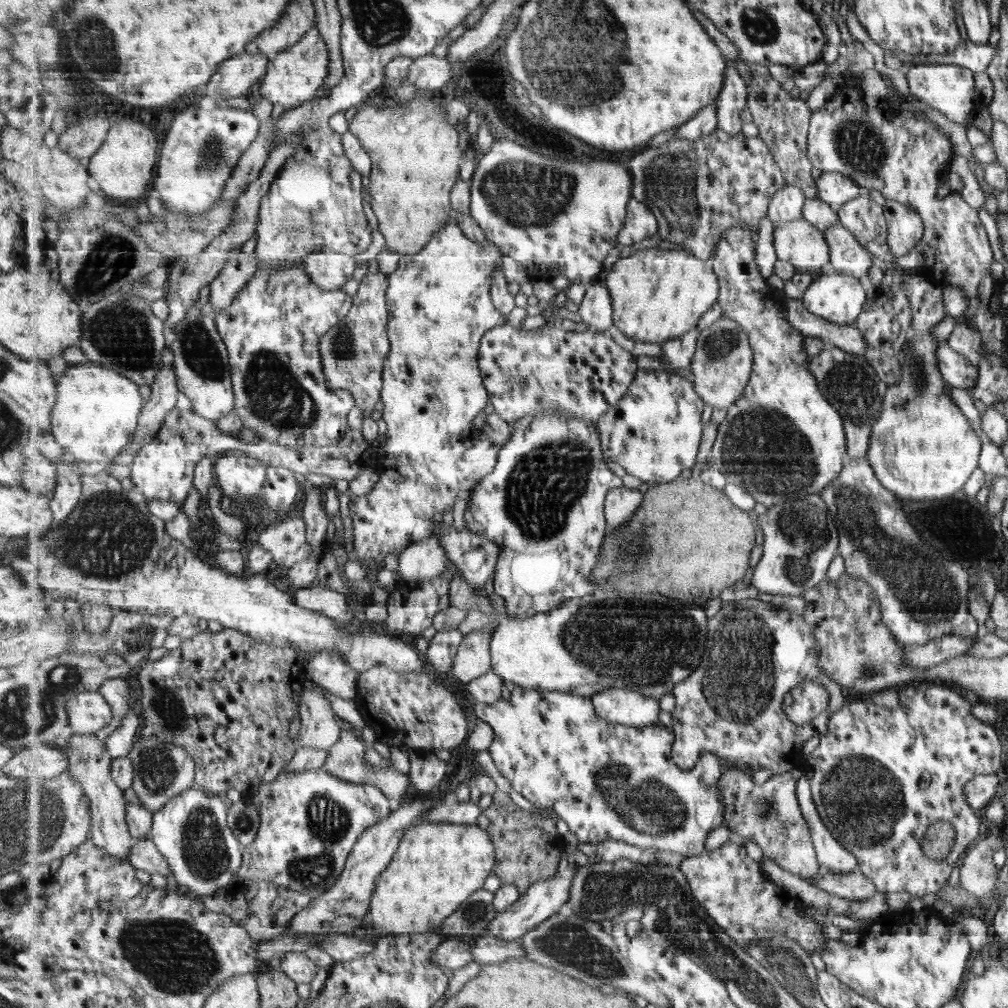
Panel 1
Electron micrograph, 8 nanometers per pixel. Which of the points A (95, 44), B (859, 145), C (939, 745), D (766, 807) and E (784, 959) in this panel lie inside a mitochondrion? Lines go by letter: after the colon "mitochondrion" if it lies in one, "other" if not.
A: mitochondrion
B: mitochondrion
C: other
D: mitochondrion
E: mitochondrion

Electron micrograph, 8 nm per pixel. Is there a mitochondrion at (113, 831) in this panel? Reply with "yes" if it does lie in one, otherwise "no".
no

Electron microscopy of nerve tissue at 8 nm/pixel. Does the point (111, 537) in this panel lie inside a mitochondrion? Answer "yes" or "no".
yes

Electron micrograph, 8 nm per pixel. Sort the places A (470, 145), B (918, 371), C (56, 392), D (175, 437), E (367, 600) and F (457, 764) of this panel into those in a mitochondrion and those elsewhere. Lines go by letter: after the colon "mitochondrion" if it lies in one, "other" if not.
A: other
B: mitochondrion
C: other
D: other
E: other
F: other

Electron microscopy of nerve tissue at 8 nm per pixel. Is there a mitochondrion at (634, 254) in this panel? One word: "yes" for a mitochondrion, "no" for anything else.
no

